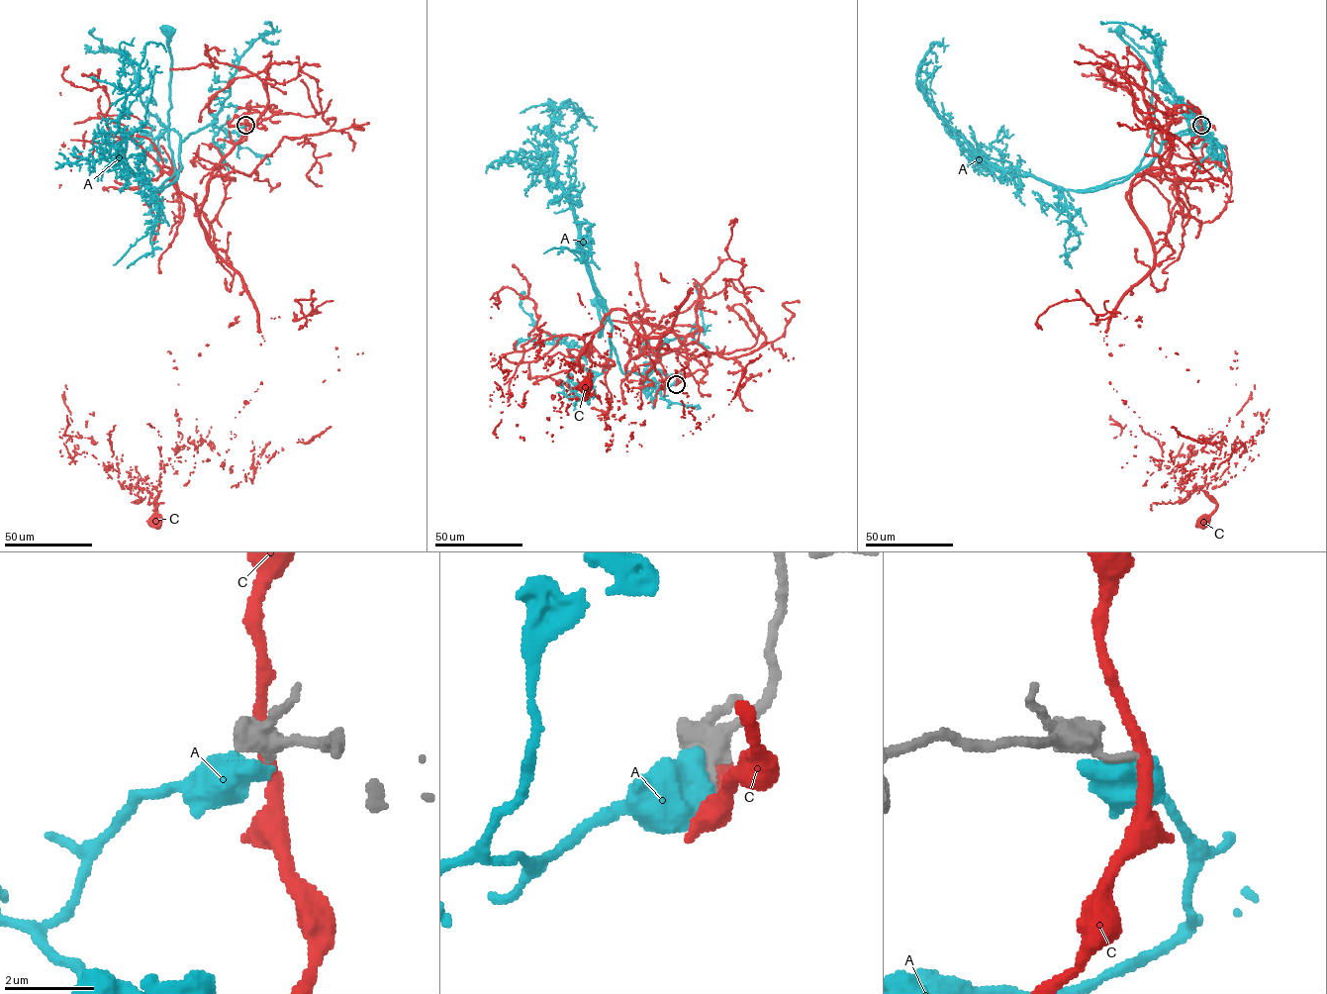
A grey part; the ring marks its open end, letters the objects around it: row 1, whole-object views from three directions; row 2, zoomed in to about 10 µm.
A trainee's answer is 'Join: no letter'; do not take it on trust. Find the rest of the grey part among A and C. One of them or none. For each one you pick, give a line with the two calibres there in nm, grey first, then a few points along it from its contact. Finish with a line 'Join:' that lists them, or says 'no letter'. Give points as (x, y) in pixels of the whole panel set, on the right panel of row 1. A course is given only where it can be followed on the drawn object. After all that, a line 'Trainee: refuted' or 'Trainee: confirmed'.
Join: no letter
Trainee: confirmed

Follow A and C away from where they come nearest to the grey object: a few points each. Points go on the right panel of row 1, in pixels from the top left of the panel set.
A: (1200, 126), (1123, 180), (1081, 191), (1129, 175), (1152, 136), (1150, 69), (1120, 31)
C: (1201, 126), (1172, 113), (1171, 158), (1133, 181), (1154, 266), (1103, 341), (1124, 403), (1220, 447), (1203, 522)

